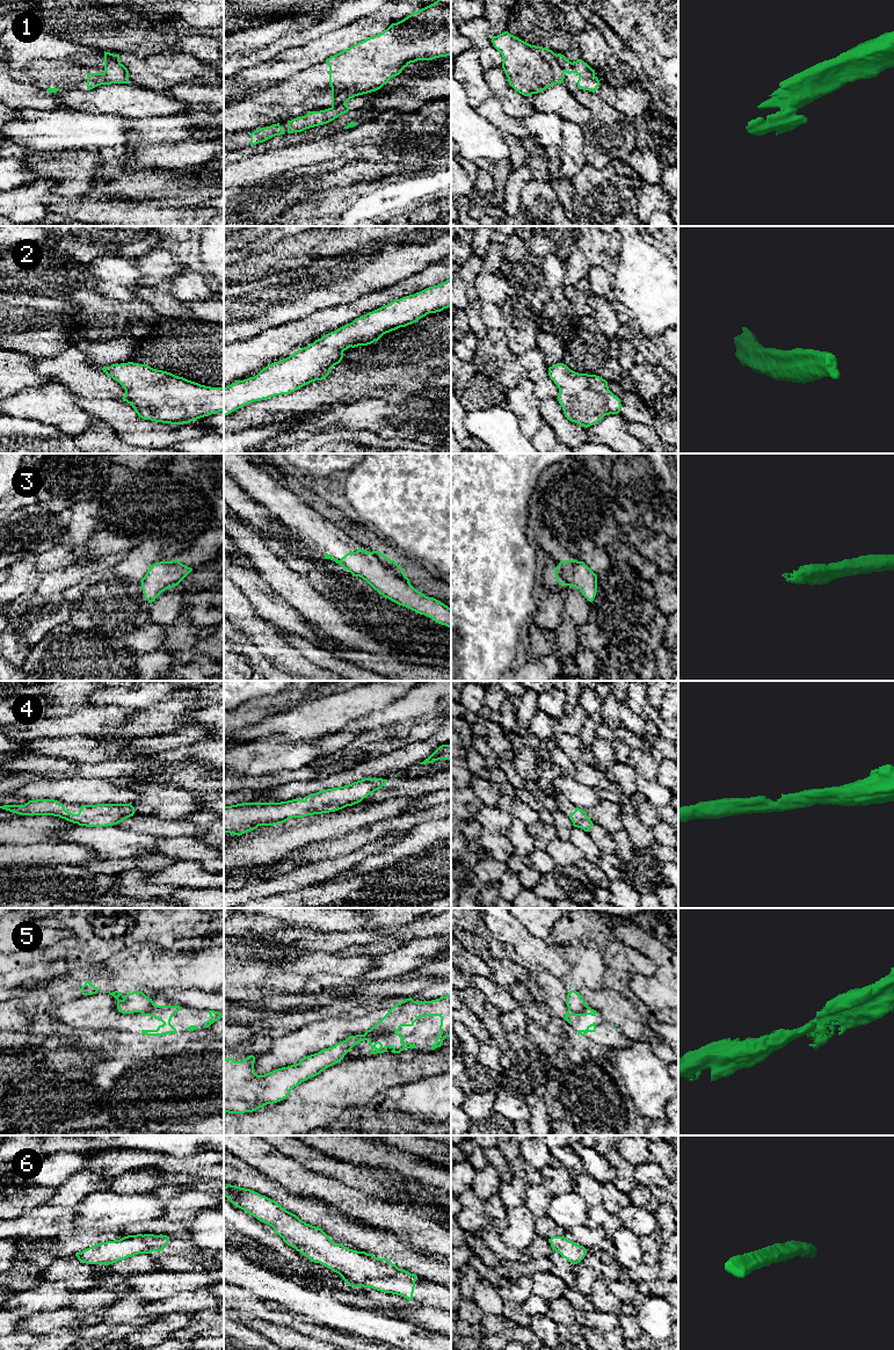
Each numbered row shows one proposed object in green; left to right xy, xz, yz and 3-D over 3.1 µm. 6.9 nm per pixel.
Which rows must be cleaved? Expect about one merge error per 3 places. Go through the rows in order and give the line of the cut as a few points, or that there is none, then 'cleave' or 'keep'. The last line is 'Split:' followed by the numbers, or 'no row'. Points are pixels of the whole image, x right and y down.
1: cut in yz along (555, 55), (559, 65), (565, 71); cleave
2: no cut; keep
3: no cut; keep
4: no cut; keep
5: cut in xz along (365, 1032), (373, 1031), (377, 1035); cleave
6: no cut; keep
Split: 1, 5

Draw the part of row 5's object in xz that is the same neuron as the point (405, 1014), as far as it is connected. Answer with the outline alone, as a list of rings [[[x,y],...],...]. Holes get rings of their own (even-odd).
[[[445,995],[431,1001],[414,1001],[412,997],[395,1003],[390,1011],[378,1021],[368,1032],[376,1032],[377,1036],[369,1039],[371,1046],[370,1054],[388,1052],[400,1053],[405,1048],[417,1048],[415,1044],[404,1043],[405,1036],[399,1033],[401,1026],[413,1026],[420,1017],[439,1016],[441,1033],[436,1037],[436,1043],[431,1050],[441,1047],[443,1040],[451,1036],[451,996]]]

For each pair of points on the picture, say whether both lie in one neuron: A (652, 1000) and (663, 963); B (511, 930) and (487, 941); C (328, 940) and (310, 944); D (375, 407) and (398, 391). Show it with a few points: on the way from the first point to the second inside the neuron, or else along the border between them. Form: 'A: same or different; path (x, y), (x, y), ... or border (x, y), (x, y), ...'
A: same; path (661, 991), (663, 988), (663, 972)
B: different; border (484, 920), (488, 930), (503, 946)
C: same; path (324, 942), (314, 943)
D: different; border (386, 400), (363, 398), (358, 401)

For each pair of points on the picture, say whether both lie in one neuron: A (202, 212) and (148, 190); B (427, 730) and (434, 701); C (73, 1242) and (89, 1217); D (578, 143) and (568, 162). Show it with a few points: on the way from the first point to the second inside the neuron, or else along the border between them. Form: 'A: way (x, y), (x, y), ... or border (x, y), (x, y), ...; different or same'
A: border (132, 198), (160, 200); different
B: border (438, 715), (428, 720), (415, 721); different
C: border (111, 1226), (87, 1227), (85, 1229); different
D: way (573, 147), (571, 158); same

